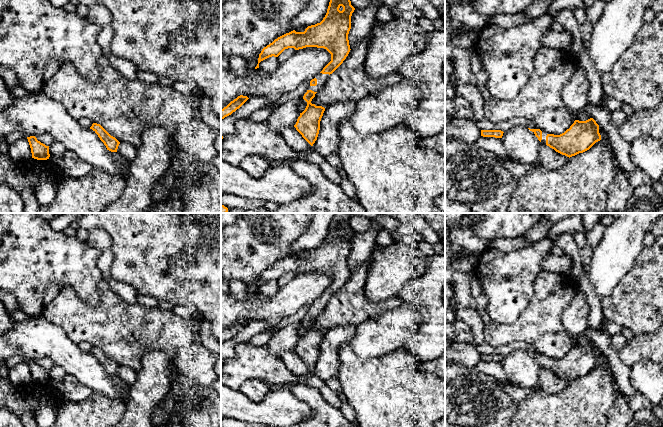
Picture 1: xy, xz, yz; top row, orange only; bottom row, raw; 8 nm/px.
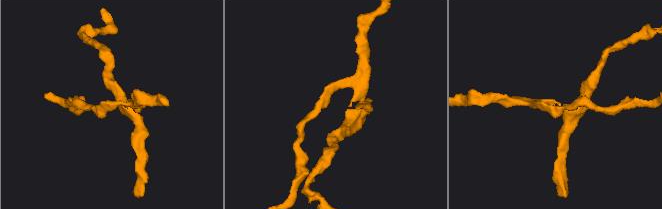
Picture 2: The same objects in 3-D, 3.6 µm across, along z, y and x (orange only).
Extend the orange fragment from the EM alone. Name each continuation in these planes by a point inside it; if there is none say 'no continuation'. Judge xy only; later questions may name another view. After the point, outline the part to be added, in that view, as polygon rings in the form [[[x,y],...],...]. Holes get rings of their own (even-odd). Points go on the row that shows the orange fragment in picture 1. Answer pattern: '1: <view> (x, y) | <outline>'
no continuation

